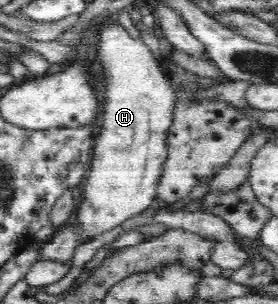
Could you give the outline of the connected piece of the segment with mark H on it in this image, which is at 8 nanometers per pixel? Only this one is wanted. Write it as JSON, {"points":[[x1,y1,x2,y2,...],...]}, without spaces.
{"points":[[110,16,97,31,100,40,94,57,103,69,105,101,102,132,92,152,91,167,82,185,84,199,74,222,82,243,154,206,176,106,176,91,166,80,163,64,157,63,147,45,130,37,116,16]]}

